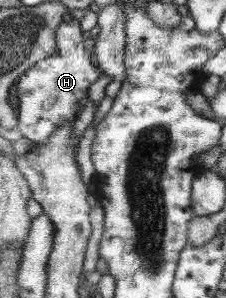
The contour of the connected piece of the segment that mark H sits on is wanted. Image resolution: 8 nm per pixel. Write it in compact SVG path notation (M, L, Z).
M71 19L62 23L57 32L58 52L52 58L40 61L17 82L19 97L19 125L22 136L34 143L42 143L64 125L78 119L79 101L88 97L90 86L104 75L100 66L92 63L92 55L84 44L86 33L80 29L80 21Z

